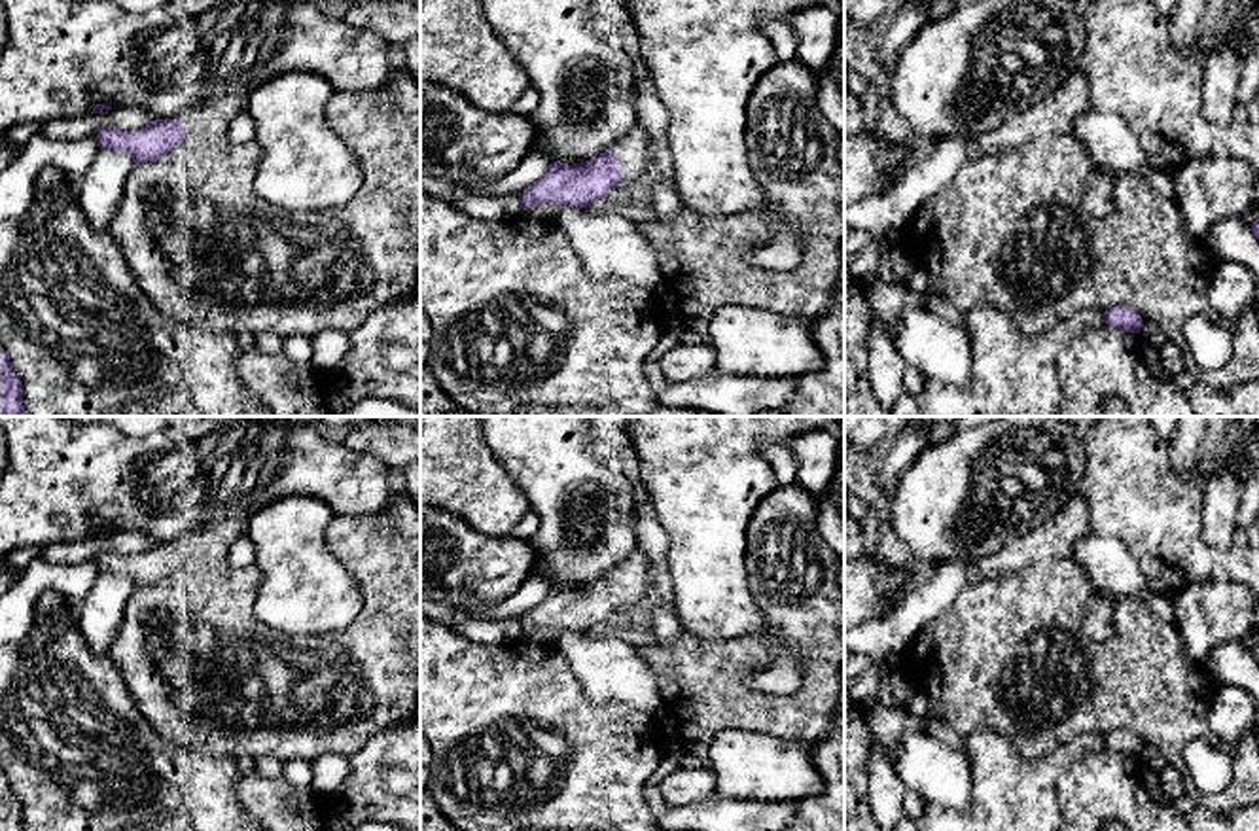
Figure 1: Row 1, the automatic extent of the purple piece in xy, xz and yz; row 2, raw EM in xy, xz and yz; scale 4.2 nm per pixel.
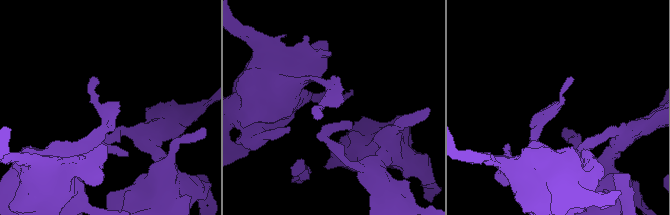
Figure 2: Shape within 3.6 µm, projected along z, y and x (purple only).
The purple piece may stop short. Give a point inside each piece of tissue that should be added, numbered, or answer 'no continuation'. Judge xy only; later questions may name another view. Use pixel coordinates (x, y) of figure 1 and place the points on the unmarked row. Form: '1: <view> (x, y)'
1: xy (211, 542)

